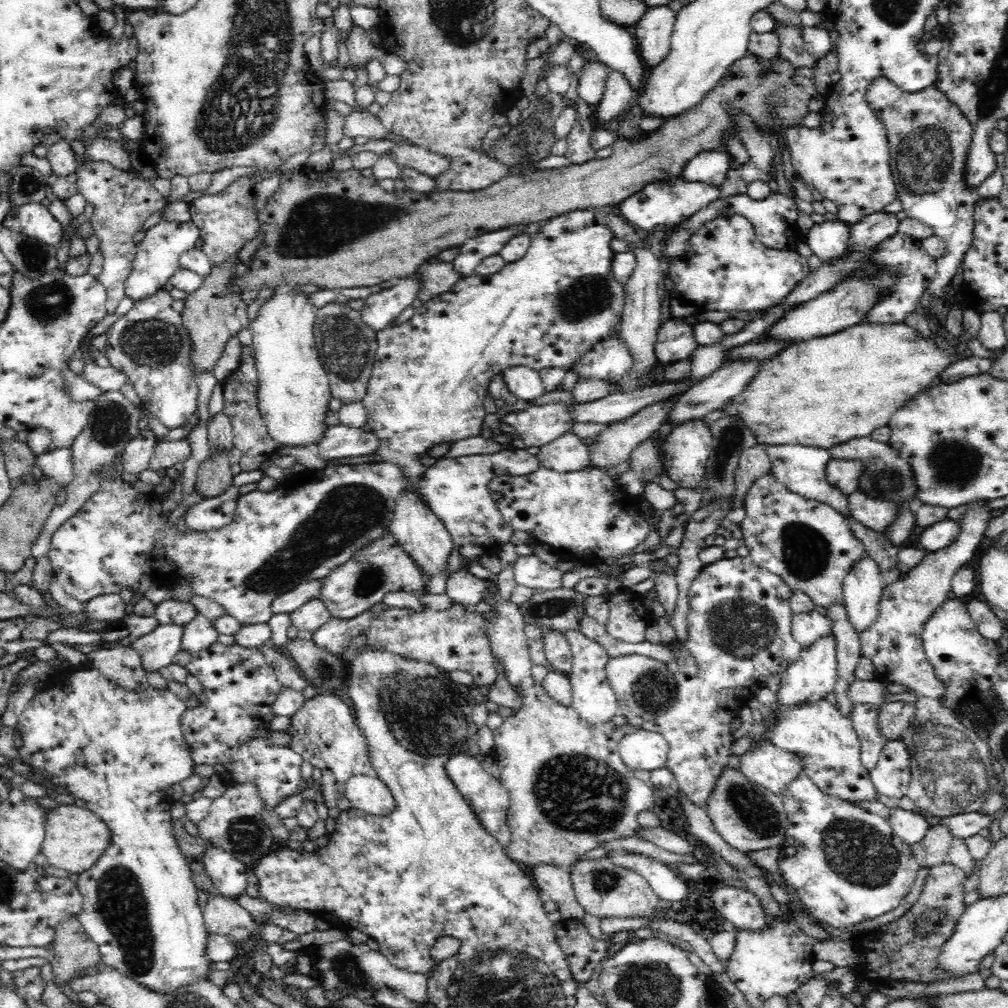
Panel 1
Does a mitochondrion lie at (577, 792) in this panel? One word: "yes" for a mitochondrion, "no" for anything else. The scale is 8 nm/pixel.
yes

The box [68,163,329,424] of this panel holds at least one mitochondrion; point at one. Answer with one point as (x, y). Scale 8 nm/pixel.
(157, 343)

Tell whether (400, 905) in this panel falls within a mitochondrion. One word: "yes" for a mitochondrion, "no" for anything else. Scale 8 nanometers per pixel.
no

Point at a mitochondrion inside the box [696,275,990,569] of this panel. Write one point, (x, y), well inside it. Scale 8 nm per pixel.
(954, 460)

